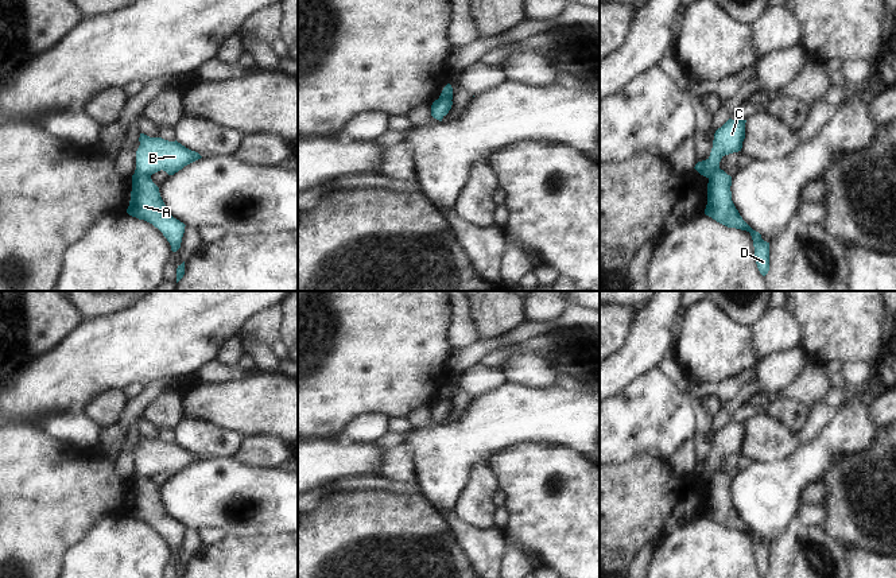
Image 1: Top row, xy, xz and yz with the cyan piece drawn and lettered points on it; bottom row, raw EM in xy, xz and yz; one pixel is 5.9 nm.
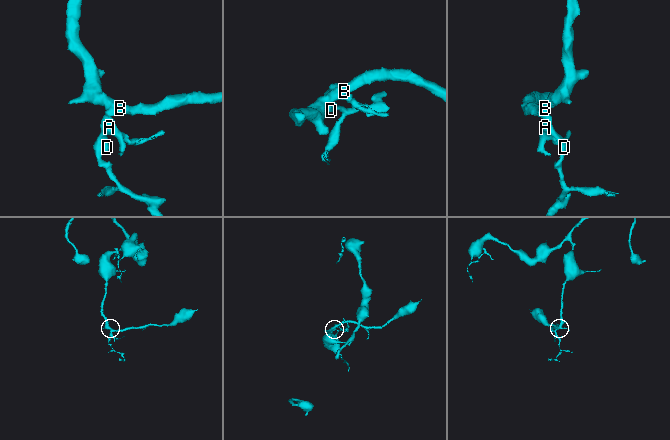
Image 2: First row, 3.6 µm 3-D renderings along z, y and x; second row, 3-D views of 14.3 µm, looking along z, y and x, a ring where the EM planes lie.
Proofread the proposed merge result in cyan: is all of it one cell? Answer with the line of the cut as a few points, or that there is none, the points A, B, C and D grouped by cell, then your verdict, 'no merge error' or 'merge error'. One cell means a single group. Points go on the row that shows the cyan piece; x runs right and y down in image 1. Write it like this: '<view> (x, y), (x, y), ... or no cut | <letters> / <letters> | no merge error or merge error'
xy (135, 173), (150, 177) | A D / B C | merge error

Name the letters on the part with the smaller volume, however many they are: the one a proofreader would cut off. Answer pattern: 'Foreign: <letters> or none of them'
Foreign: A, D

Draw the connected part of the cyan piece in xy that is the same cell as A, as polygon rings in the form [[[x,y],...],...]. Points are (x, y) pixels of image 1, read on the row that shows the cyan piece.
[[[132,175],[132,191],[127,213],[158,228],[170,243],[172,252],[181,248],[186,225],[170,214],[159,187],[151,176]]]

